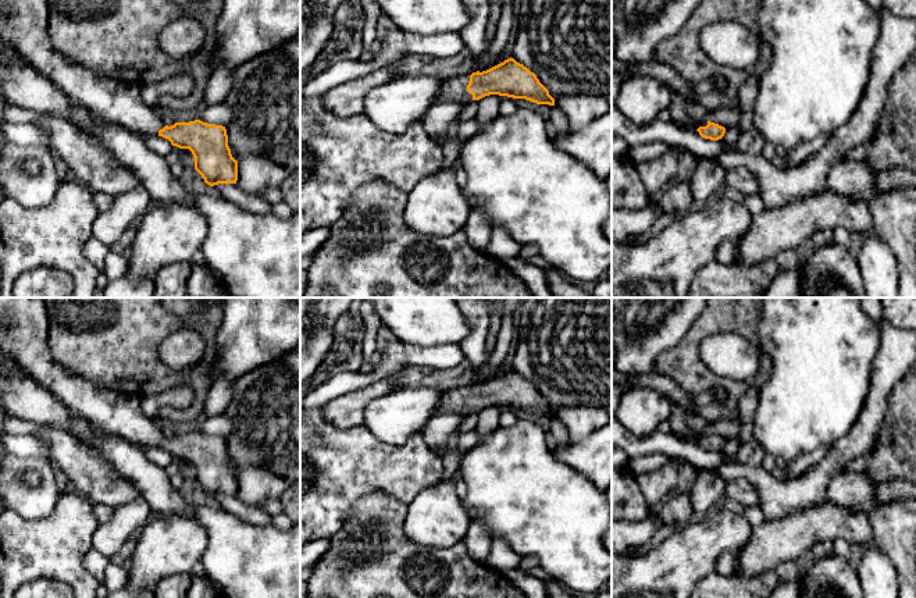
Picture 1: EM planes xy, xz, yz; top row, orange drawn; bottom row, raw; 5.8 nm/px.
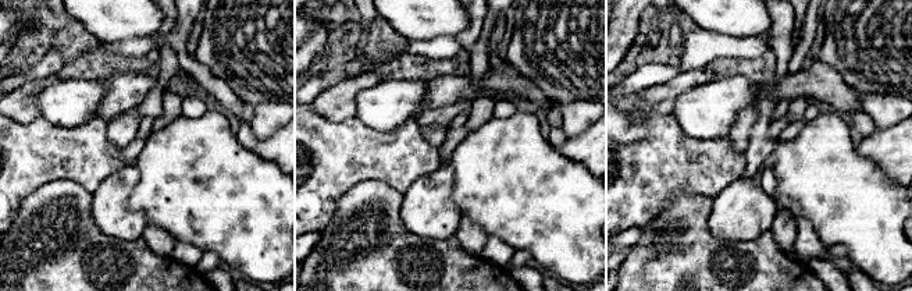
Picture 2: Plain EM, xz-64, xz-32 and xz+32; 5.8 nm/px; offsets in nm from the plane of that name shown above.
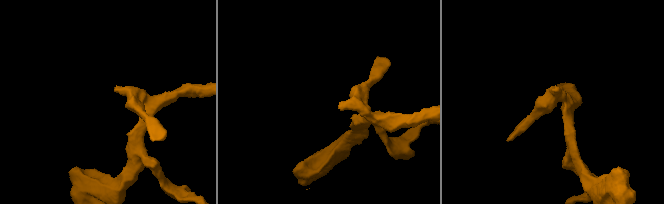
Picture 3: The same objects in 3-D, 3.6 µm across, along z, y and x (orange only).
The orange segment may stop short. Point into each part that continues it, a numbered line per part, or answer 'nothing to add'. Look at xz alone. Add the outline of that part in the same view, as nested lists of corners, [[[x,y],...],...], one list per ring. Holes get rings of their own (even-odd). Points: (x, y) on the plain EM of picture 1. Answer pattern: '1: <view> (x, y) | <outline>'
1: xz (452, 401) | [[[470,387],[442,389],[438,414],[471,413],[473,406],[467,403],[468,394]]]

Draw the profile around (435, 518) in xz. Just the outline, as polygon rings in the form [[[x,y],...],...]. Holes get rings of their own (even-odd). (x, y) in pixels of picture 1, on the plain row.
[[[457,476],[420,492],[409,505],[404,520],[407,538],[428,548],[449,548],[461,542],[471,520],[456,494]]]

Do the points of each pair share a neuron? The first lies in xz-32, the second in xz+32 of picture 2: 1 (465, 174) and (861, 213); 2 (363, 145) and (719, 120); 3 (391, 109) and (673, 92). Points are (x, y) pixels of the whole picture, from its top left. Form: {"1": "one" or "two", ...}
{"1": "one", "2": "two", "3": "two"}

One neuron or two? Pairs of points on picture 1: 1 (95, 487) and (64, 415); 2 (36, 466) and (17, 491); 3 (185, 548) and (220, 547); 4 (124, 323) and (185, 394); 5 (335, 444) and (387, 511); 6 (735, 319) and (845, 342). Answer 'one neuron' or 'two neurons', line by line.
1: two neurons
2: one neuron
3: two neurons
4: two neurons
5: two neurons
6: two neurons

